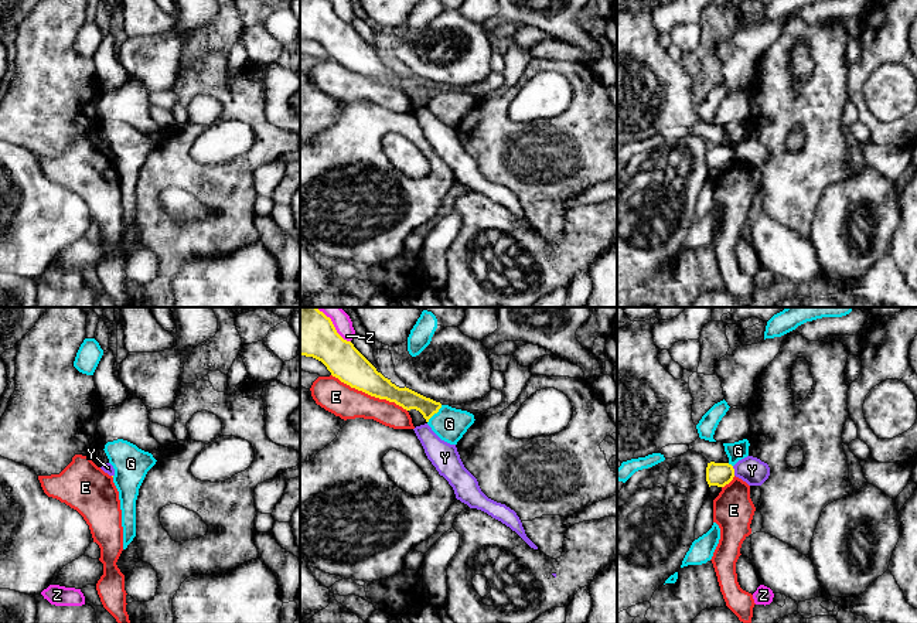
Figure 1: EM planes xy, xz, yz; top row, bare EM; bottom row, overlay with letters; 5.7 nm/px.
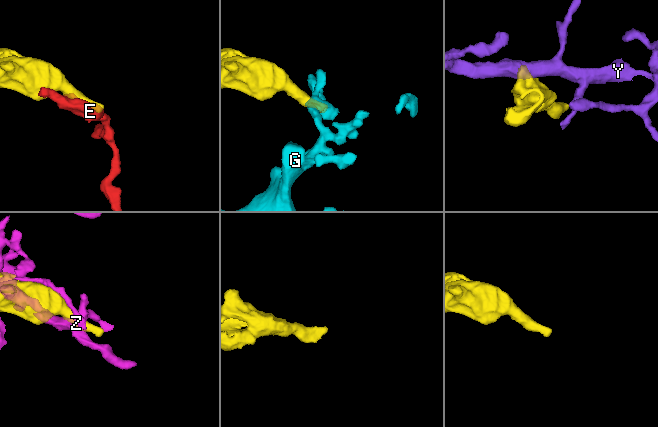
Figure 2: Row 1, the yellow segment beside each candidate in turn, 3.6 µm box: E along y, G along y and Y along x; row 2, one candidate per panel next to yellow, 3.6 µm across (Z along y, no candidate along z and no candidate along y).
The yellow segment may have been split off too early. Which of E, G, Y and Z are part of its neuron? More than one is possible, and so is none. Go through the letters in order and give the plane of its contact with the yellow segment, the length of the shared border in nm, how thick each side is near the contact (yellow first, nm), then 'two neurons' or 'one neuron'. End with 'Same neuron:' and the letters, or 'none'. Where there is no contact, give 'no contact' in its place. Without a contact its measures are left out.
E: contact in xz; length 480 nm; calibres 200 and 190 nm; two neurons
G: contact in xz; length 130 nm; calibres 120 and 190 nm; two neurons
Y: contact in yz; length 60 nm; calibres 130 and 150 nm; two neurons
Z: contact in xz; length 280 nm; calibres 300 and 110 nm; two neurons
Same neuron: none

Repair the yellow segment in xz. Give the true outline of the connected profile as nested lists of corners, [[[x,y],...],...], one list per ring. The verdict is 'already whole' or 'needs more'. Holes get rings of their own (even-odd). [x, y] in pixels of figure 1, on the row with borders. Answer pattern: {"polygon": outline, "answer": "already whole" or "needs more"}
{"polygon": [[[300,307],[300,355],[321,361],[333,377],[371,396],[395,402],[406,411],[419,411],[426,422],[439,412],[440,402],[409,388],[399,388],[335,330],[317,307]]], "answer": "already whole"}

